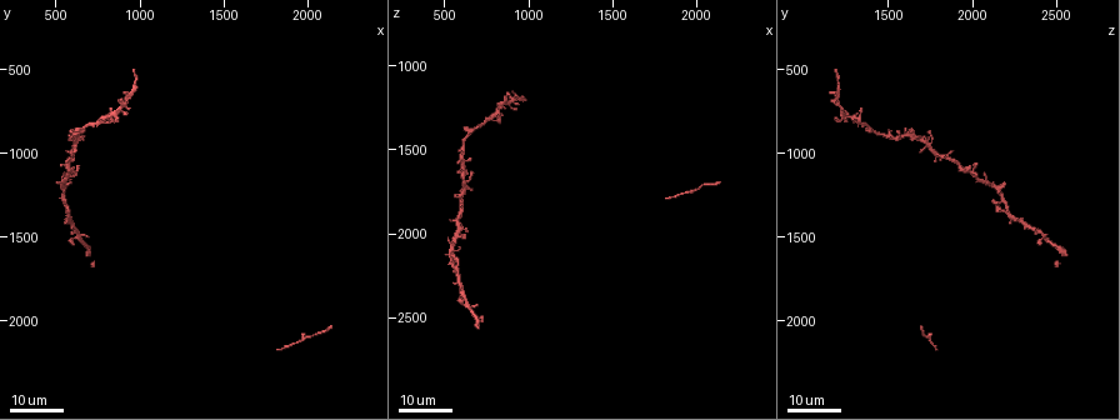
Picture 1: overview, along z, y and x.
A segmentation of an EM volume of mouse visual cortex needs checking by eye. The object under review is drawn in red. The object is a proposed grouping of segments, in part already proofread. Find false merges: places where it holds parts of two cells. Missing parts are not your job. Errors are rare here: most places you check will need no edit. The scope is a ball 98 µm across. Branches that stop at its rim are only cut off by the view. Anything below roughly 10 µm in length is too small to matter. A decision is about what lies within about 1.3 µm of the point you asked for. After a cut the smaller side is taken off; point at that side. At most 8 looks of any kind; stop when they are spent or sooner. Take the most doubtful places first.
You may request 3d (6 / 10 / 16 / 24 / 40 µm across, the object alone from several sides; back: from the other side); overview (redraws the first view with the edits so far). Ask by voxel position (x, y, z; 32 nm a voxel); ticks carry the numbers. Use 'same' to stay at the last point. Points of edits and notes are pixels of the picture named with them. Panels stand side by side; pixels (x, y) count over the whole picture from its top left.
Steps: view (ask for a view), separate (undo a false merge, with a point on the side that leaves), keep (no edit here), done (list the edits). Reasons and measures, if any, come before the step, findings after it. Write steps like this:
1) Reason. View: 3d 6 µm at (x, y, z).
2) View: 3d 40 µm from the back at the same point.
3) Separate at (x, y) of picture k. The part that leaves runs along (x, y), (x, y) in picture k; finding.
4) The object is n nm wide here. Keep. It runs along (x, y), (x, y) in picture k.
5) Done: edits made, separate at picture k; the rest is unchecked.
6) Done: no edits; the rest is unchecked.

Thin neck. View: 3d 24 µm at (920, 680, 1200).

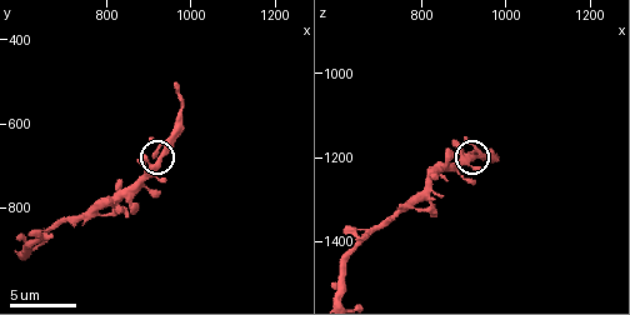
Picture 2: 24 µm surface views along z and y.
Zoom in. View: 3d 6 µm at the same point.

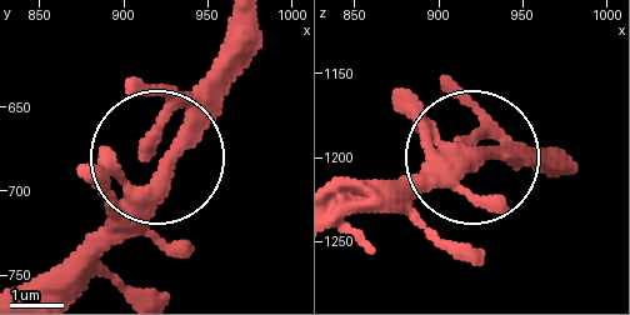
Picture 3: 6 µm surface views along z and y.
View: 3d 6 µm from the back at the same point.

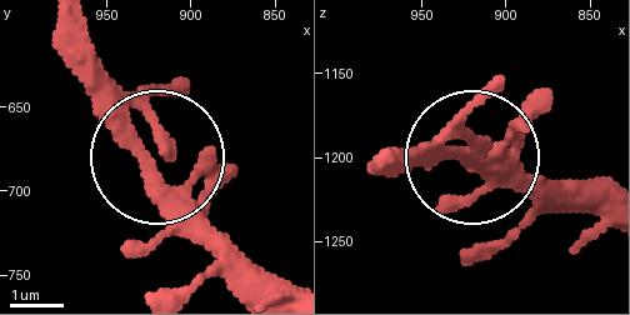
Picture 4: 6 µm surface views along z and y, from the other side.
The object is 330 nm wide here. Keep. It runs along (278, 294), (170, 190), (116, 96), (68, 48) in picture 4; all the same cell.

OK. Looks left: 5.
Sudden change in width. View: 3d 10 µm at (605, 900, 1480).

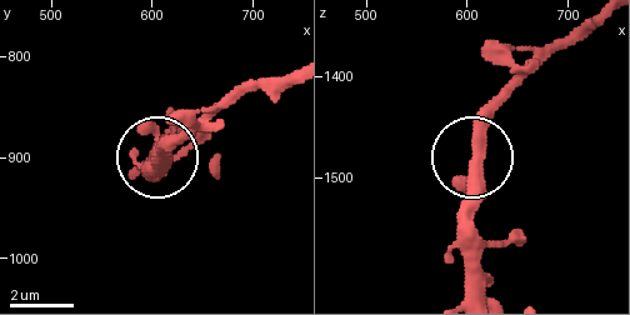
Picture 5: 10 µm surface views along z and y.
Keep. One cell here.

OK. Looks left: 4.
Calibre changes. View: 3d 6 µm at (735, 830, 1340).

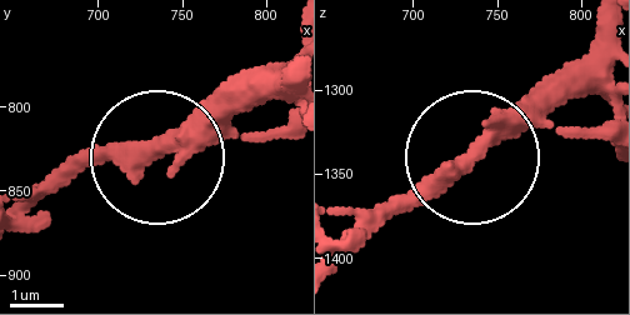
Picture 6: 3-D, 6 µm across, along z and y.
The object is 380 nm wide here. Keep. It runs along (24, 216), (78, 171), (145, 163), (235, 78) in picture 6; all the same cell.

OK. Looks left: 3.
Three arms meet. View: 3d 24 µm at (580, 1060, 1920).

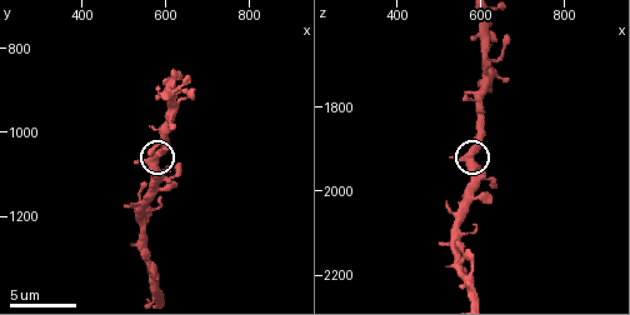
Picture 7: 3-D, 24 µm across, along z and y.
View: 3d 6 µm at the same point.

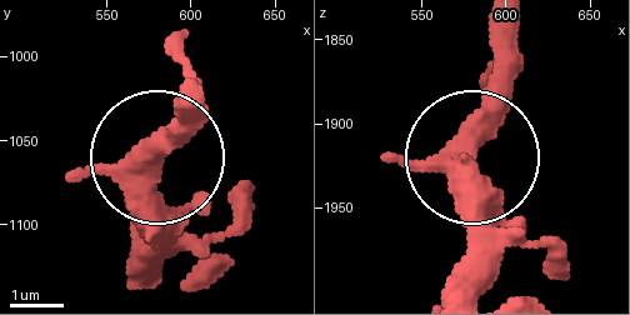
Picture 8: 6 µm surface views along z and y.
3 arms meet here. Keep. It runs along (443, 288), (465, 248), (465, 126), (515, 50) in picture 8; all the same cell.

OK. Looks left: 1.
Done: no edits; the rest is unchecked.

